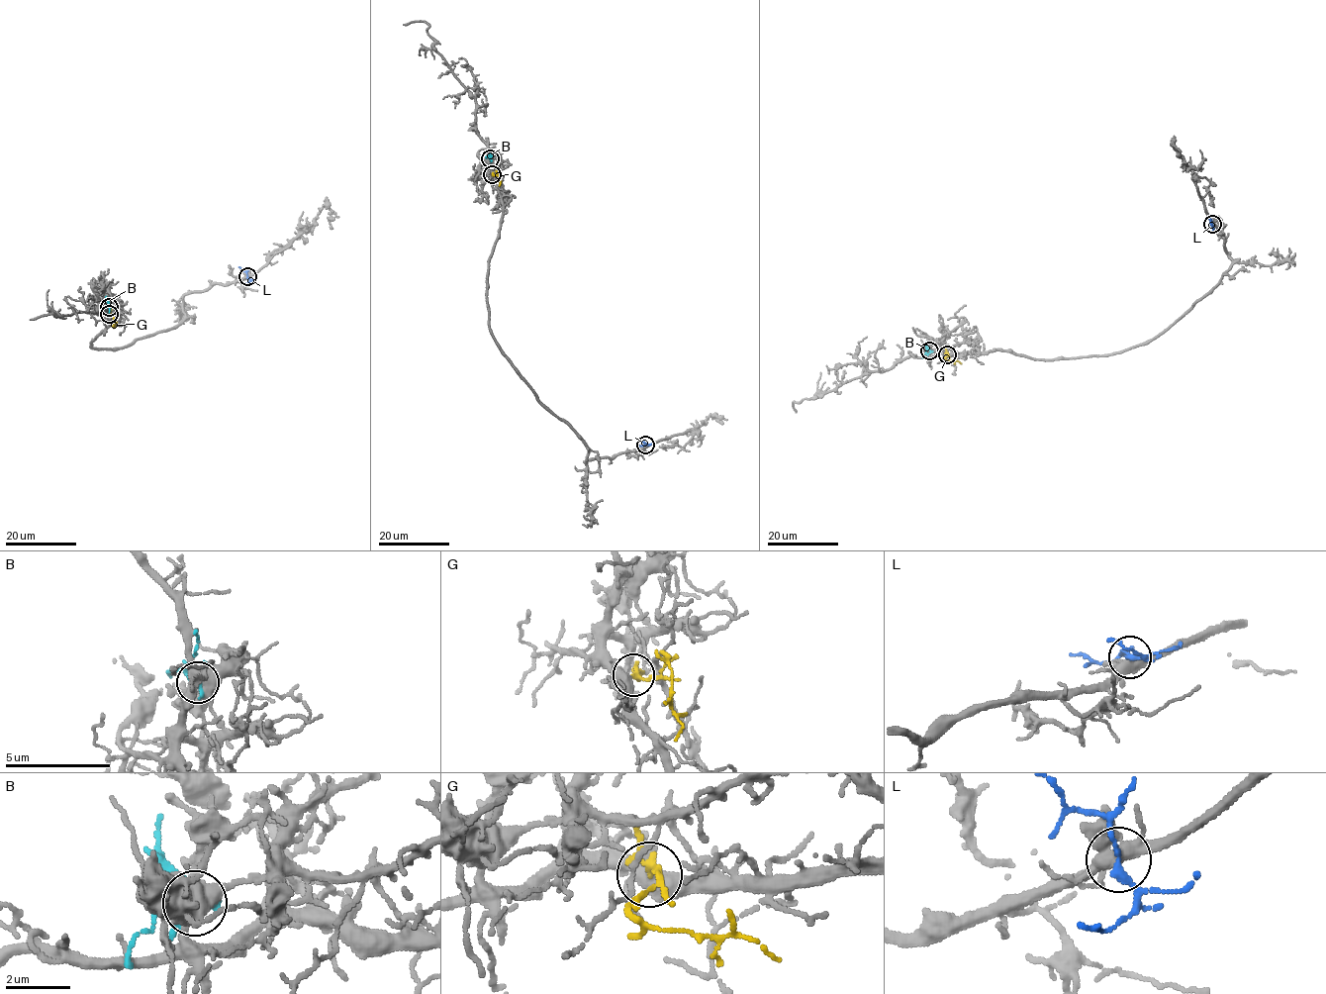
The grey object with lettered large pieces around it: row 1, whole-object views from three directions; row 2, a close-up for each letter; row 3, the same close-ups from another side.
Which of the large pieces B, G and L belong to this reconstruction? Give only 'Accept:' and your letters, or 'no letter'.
Accept: G

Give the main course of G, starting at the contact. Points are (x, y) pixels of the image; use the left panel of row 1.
G: (109, 314), (114, 319), (113, 328)

